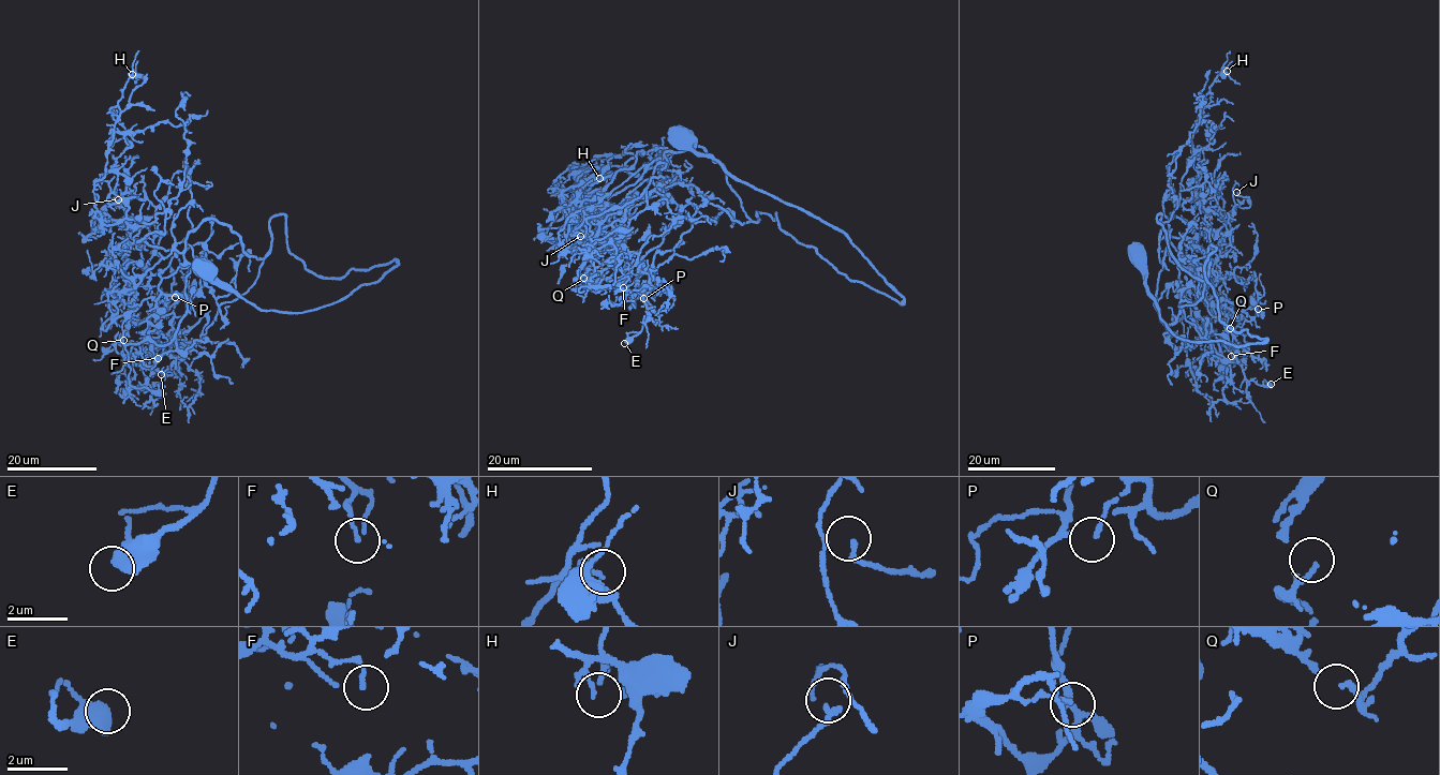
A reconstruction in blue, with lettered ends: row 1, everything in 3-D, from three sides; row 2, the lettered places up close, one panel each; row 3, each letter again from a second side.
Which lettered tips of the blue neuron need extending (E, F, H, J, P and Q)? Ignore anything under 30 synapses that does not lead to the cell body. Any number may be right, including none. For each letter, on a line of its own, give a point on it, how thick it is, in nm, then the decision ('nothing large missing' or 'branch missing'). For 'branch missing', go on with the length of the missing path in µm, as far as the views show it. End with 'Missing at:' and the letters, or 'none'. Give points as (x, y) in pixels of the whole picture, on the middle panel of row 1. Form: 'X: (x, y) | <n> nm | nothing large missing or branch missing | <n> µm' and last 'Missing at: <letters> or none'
E: (624, 343) | 400 nm | nothing large missing
F: (623, 287) | 100 nm | nothing large missing
H: (599, 178) | 90 nm | nothing large missing
J: (580, 236) | 170 nm | nothing large missing
P: (643, 298) | 80 nm | nothing large missing
Q: (583, 278) | 140 nm | nothing large missing
Missing at: none

